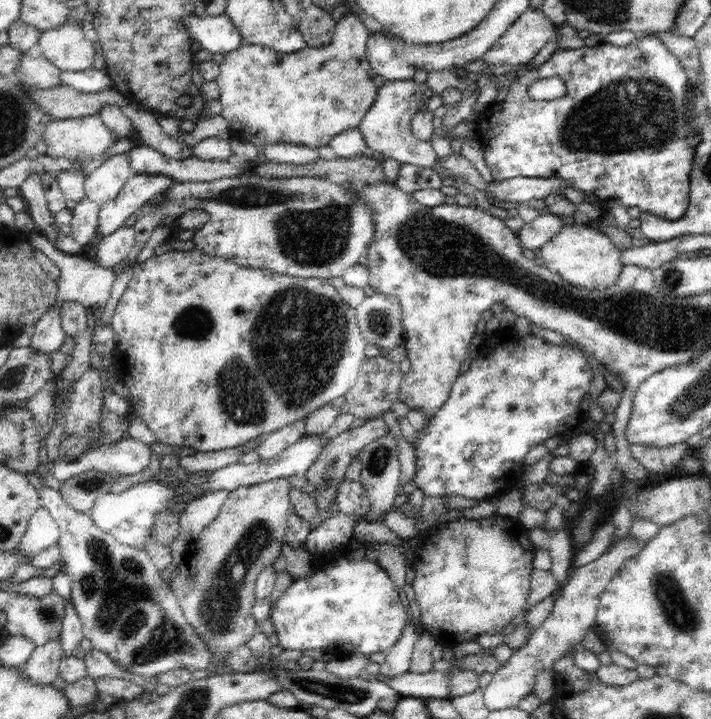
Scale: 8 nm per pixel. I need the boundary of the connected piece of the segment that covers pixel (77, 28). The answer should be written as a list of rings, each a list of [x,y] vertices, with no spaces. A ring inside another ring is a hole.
[[[69,22],[61,24],[56,28],[43,30],[40,33],[40,38],[37,43],[43,53],[42,57],[46,58],[52,65],[56,66],[61,71],[84,72],[85,70],[92,69],[94,66],[96,49],[94,45],[86,39],[80,24]]]

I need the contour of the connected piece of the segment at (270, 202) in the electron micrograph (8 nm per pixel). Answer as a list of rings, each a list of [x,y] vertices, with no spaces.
[[[242,174],[240,176],[234,176],[234,178],[218,178],[218,180],[210,180],[210,182],[180,182],[180,184],[172,183],[167,190],[156,194],[157,197],[160,195],[162,202],[160,204],[154,204],[151,206],[151,202],[144,202],[140,210],[136,210],[138,213],[138,218],[136,219],[135,224],[132,226],[136,228],[136,232],[140,234],[140,246],[138,250],[142,250],[145,246],[148,238],[152,231],[161,224],[161,222],[166,218],[170,217],[172,220],[177,220],[181,214],[184,214],[186,211],[198,210],[201,208],[209,214],[209,219],[206,221],[206,224],[196,230],[192,240],[193,248],[196,248],[202,251],[204,254],[209,255],[210,257],[221,257],[224,260],[235,262],[236,265],[245,268],[258,268],[263,269],[272,273],[286,275],[286,276],[296,276],[304,279],[324,279],[328,280],[331,278],[342,277],[343,273],[357,264],[361,256],[366,256],[368,250],[368,244],[372,242],[372,236],[374,236],[374,219],[372,219],[372,209],[362,201],[358,199],[356,195],[356,189],[354,185],[349,181],[343,182],[341,184],[336,184],[326,177],[322,178],[312,178],[309,176],[296,176],[290,178],[262,178],[256,174]]]

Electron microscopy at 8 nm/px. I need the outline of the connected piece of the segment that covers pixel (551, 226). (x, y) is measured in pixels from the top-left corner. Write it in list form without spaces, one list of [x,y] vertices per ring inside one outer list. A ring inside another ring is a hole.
[[[543,211],[535,219],[524,223],[517,232],[517,237],[523,249],[528,248],[537,252],[554,234],[560,232],[562,226],[559,216]]]

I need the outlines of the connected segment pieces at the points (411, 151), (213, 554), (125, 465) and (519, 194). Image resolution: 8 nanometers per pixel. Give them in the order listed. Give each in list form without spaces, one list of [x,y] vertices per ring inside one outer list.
[[[413,78],[386,81],[378,87],[372,106],[357,126],[364,135],[369,152],[378,152],[384,158],[394,159],[401,165],[410,164],[420,168],[432,168],[439,162],[440,159],[432,149],[431,141],[418,140],[412,132],[411,120],[419,111],[422,101],[418,84]]]
[[[284,477],[260,484],[238,487],[236,490],[230,491],[224,504],[221,506],[217,517],[203,530],[200,537],[193,540],[192,544],[187,548],[184,559],[179,565],[179,568],[175,570],[171,581],[168,583],[170,585],[170,590],[176,595],[178,603],[180,603],[180,607],[182,607],[186,621],[188,621],[188,623],[198,631],[198,635],[202,637],[202,640],[206,641],[208,649],[212,651],[212,662],[210,662],[210,668],[208,668],[208,672],[210,674],[212,672],[217,672],[218,669],[220,669],[221,672],[221,668],[223,667],[221,666],[221,662],[235,648],[238,648],[240,645],[246,645],[253,637],[256,629],[258,629],[258,626],[256,625],[257,622],[254,620],[251,613],[252,607],[255,605],[255,582],[257,581],[258,574],[260,574],[266,566],[274,564],[278,556],[282,554],[282,547],[285,545],[288,512],[291,510],[290,490],[292,490],[292,487],[292,484],[286,479],[286,477]]]
[[[129,436],[112,444],[92,447],[70,462],[58,457],[51,462],[50,471],[57,484],[88,470],[107,472],[115,477],[130,476],[142,472],[148,466],[150,454],[147,436],[140,440]]]
[[[518,176],[486,183],[485,193],[498,201],[526,203],[534,198],[545,199],[550,194],[560,195],[560,192],[568,187],[568,181],[558,177],[541,179]]]

